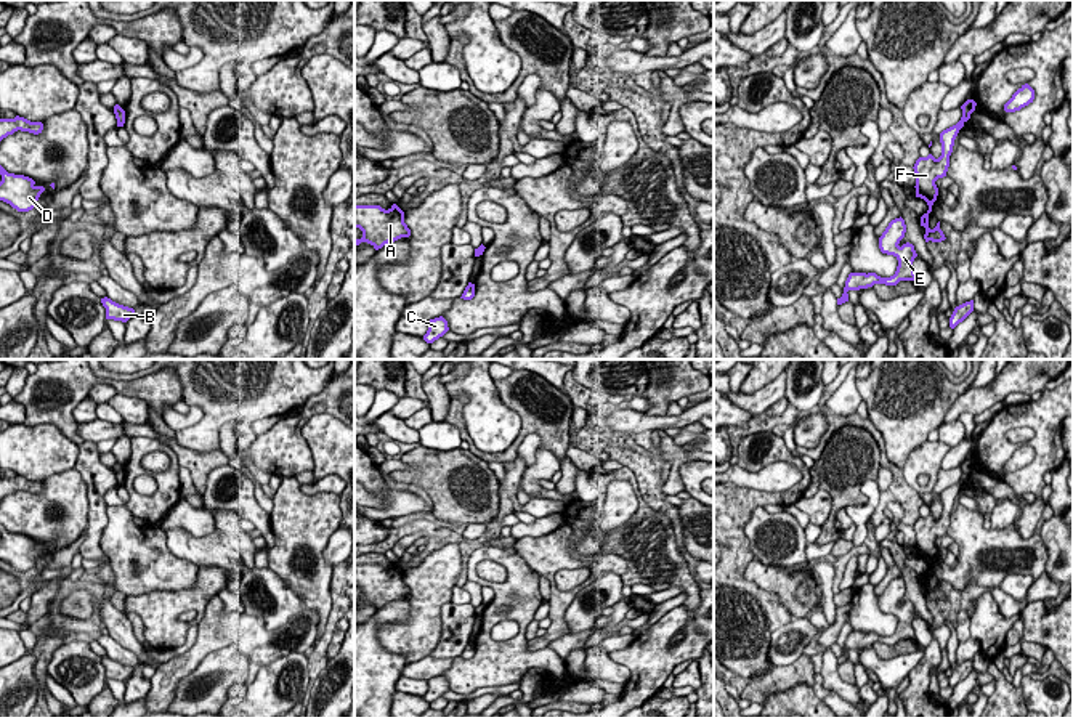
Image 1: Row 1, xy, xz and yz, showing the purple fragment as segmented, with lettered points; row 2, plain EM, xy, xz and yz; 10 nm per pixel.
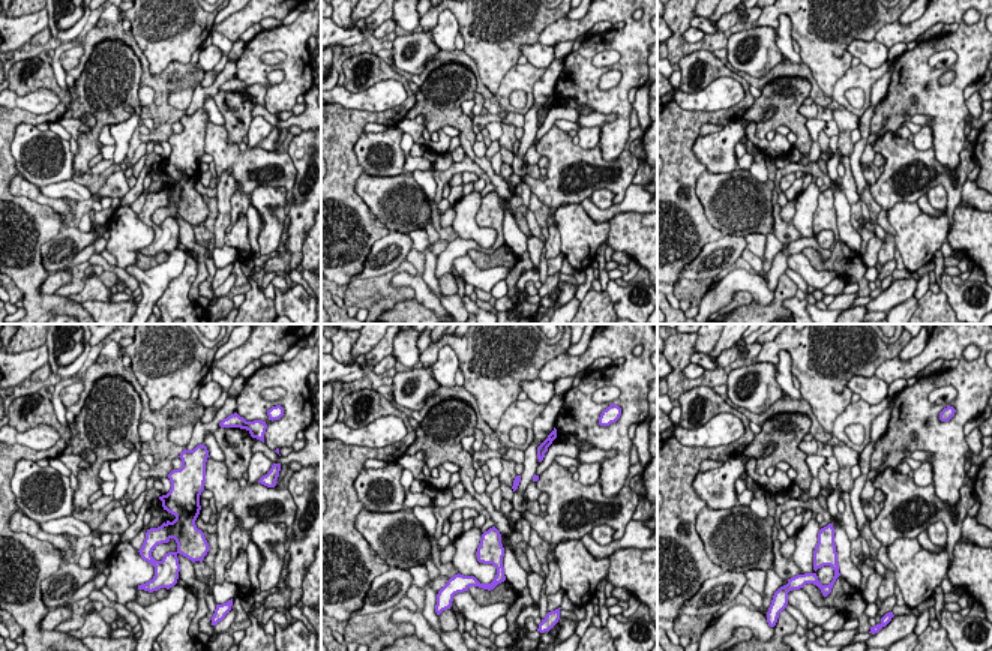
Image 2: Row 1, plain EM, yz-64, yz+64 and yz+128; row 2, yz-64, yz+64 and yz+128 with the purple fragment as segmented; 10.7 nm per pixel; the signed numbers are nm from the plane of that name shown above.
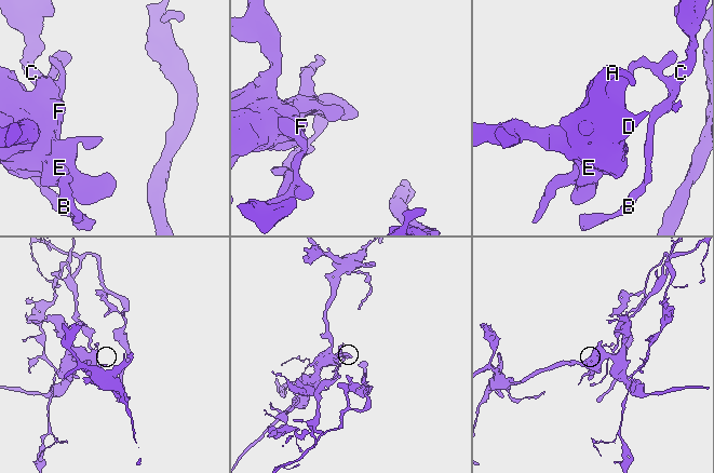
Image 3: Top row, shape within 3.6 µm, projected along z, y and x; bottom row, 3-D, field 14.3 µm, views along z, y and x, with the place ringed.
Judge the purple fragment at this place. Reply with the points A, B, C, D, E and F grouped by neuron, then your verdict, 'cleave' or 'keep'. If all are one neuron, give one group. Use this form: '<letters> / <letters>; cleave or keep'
A D E F / B C; cleave

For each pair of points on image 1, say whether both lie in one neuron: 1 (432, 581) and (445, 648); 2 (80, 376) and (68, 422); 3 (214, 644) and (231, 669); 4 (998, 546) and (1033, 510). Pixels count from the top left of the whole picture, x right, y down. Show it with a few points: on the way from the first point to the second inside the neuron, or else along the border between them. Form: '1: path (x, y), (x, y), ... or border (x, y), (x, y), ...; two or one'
1: border (449, 600), (441, 607), (440, 640), (429, 653); two
2: path (74, 387), (74, 400), (68, 411); one
3: border (225, 645), (210, 652), (190, 674); two
4: border (1016, 530), (1025, 538), (1033, 534); two

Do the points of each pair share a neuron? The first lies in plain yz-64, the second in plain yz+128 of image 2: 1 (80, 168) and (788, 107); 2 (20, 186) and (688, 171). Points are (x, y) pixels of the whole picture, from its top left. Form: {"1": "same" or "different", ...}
{"1": "same", "2": "different"}

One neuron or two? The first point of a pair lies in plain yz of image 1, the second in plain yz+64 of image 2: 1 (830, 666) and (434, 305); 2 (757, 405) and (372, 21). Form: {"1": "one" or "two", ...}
{"1": "two", "2": "one"}

